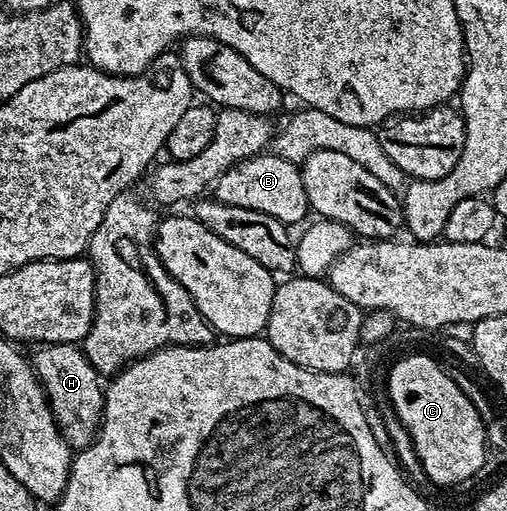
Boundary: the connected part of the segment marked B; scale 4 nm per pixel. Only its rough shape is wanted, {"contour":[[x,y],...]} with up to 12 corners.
{"contour":[[250,156],[223,172],[214,199],[288,226],[309,216],[300,165]]}

